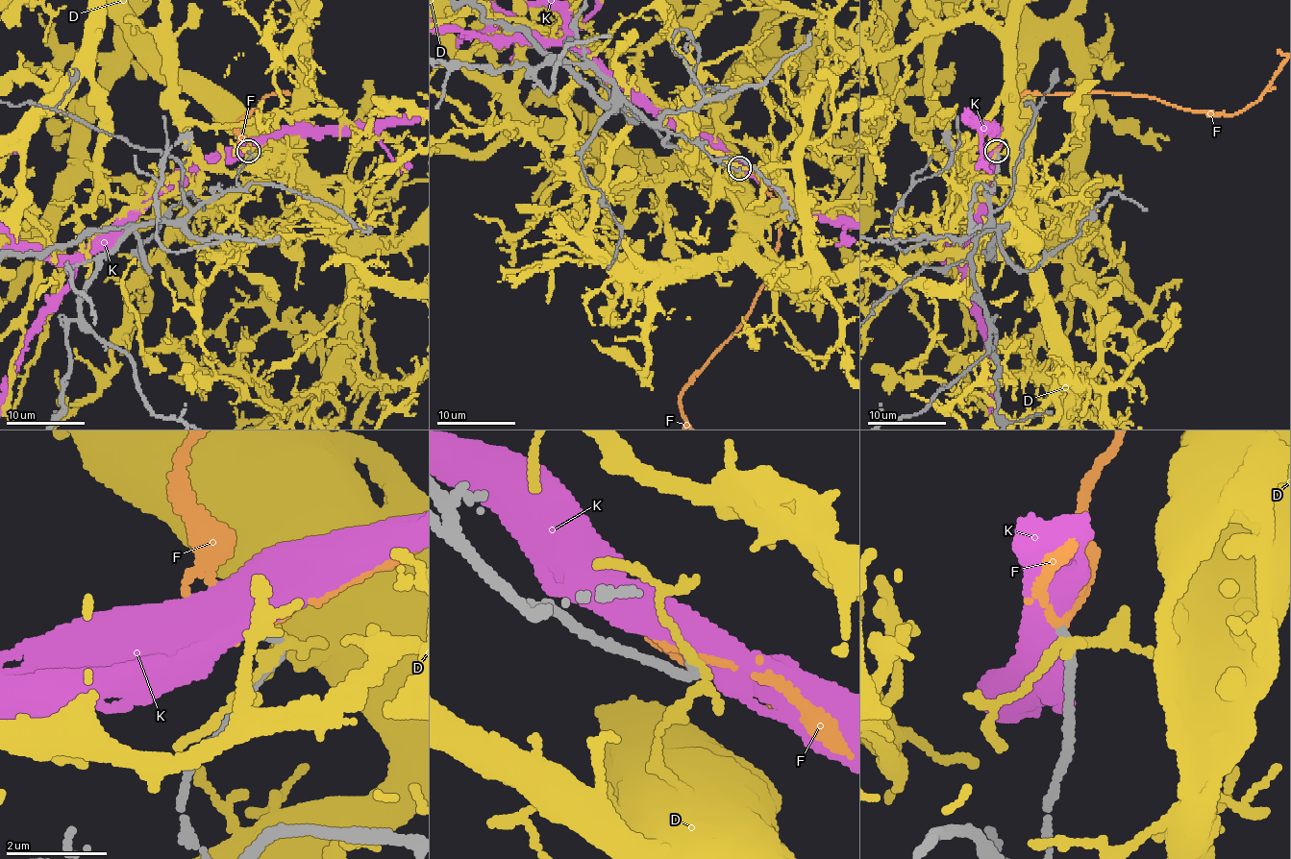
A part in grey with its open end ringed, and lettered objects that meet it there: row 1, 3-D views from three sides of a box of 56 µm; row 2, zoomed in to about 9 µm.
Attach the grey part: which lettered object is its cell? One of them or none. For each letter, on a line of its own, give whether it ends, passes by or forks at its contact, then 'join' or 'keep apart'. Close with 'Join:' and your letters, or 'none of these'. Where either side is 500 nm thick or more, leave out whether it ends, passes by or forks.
D: it forks; keep apart
F: it passes by; join
K: keep apart
Join: F

